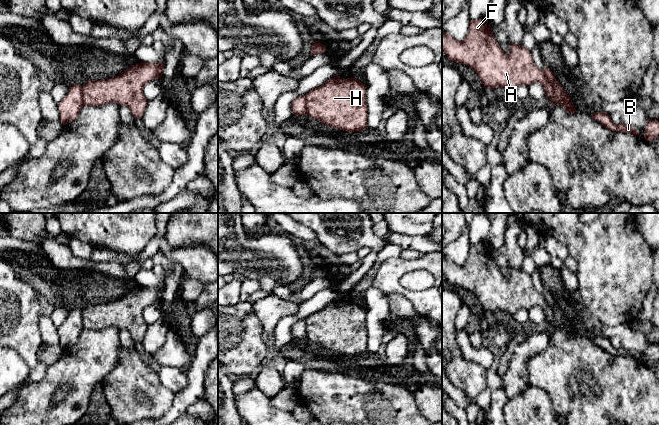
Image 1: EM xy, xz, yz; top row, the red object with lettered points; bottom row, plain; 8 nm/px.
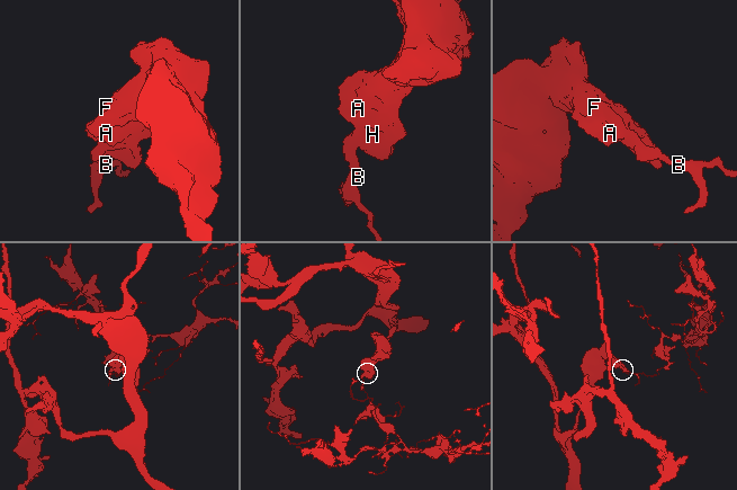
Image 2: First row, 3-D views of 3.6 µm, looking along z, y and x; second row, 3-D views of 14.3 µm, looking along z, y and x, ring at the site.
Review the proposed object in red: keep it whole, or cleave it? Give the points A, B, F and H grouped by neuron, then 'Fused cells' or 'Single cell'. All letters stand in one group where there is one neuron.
Groups: A F H / B. Fused cells

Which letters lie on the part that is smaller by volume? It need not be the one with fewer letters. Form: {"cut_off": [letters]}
{"cut_off": ["B"]}

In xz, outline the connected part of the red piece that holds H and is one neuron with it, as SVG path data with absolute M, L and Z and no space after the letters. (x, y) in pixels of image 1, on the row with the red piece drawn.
M336 76L323 85L310 90L307 100L307 115L321 123L336 129L353 133L367 128L368 110L366 104L366 86L355 78L341 80Z

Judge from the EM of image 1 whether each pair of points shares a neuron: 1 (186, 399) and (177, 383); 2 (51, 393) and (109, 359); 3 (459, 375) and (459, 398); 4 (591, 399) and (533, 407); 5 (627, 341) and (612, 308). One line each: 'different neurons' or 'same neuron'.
1: different neurons
2: same neuron
3: different neurons
4: different neurons
5: different neurons

